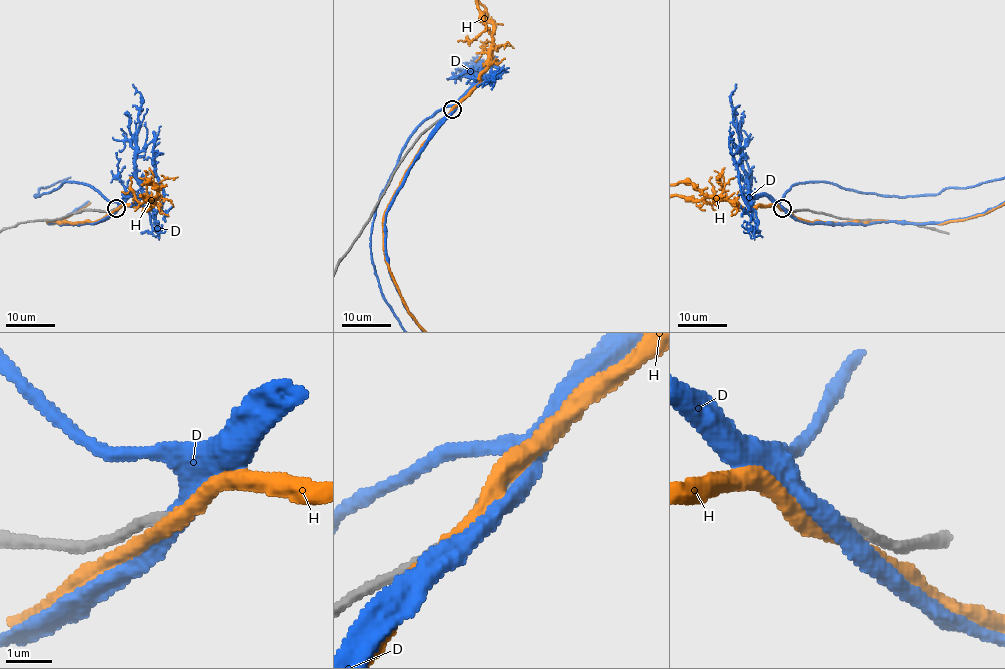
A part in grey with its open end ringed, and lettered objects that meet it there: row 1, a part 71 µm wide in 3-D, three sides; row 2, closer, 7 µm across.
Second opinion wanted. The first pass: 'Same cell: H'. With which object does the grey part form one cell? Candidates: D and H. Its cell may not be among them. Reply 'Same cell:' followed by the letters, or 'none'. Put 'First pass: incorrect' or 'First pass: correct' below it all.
Same cell: H
First pass: correct

